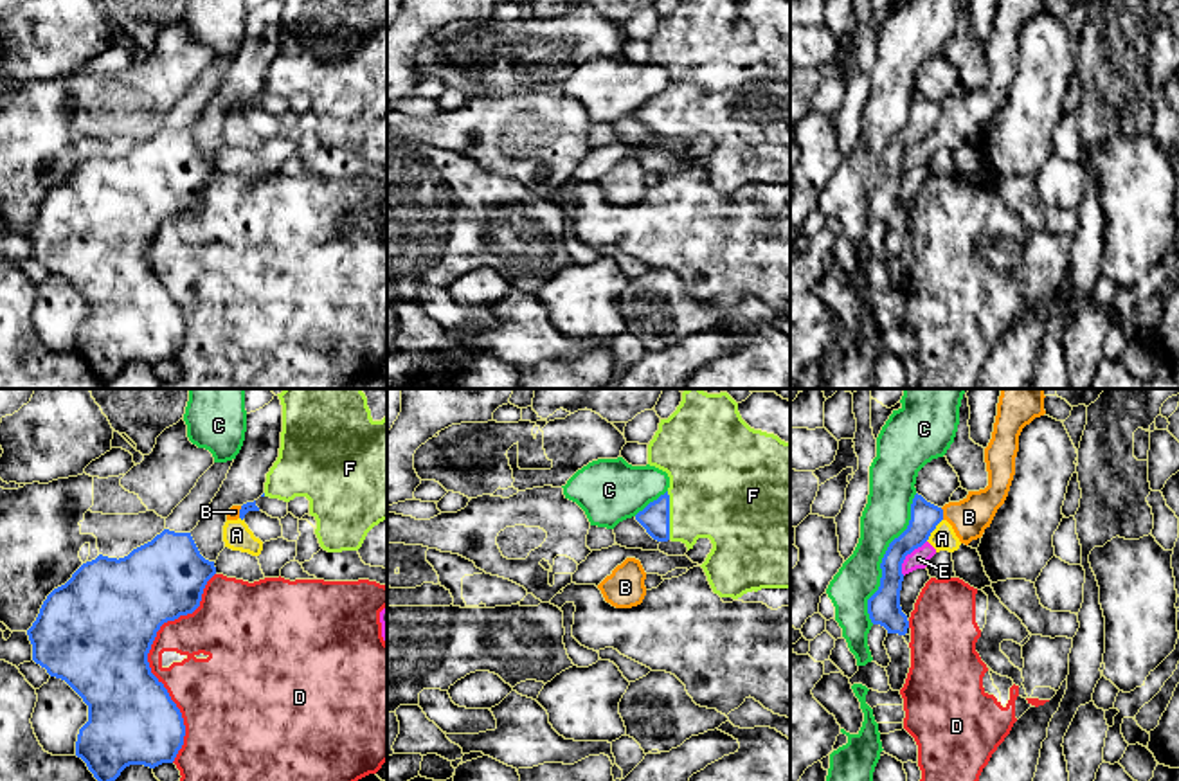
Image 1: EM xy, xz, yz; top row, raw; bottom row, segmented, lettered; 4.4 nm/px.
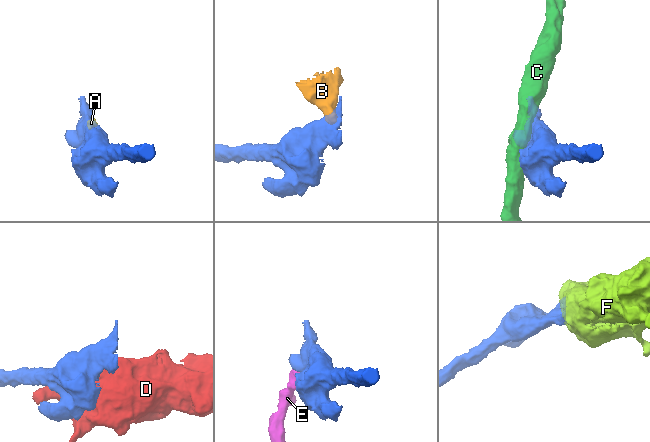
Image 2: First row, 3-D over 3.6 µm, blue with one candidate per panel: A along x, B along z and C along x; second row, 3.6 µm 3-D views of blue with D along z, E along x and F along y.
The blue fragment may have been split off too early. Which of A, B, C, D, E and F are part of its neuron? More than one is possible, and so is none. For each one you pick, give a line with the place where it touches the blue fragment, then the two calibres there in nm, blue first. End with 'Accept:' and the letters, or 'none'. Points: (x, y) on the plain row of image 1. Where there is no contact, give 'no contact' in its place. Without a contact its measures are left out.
F: contact xz (668, 112); calibres 130 and 440 nm
Accept: F

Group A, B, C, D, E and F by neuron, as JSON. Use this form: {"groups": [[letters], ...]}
{"groups": [["A", "B", "E"], ["C"], ["D"], ["F"]]}

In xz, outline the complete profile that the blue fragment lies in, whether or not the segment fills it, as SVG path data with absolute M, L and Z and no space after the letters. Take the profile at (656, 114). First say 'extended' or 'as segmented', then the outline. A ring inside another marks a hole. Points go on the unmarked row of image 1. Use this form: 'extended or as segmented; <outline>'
extended; M680 0L677 7L661 16L659 27L648 41L648 61L668 70L670 85L657 97L650 99L635 112L635 117L657 139L682 139L688 148L693 146L698 135L709 135L713 140L711 149L700 162L715 191L720 194L738 196L747 189L761 185L790 185L790 40L781 38L774 31L751 25L738 9L738 0Z

